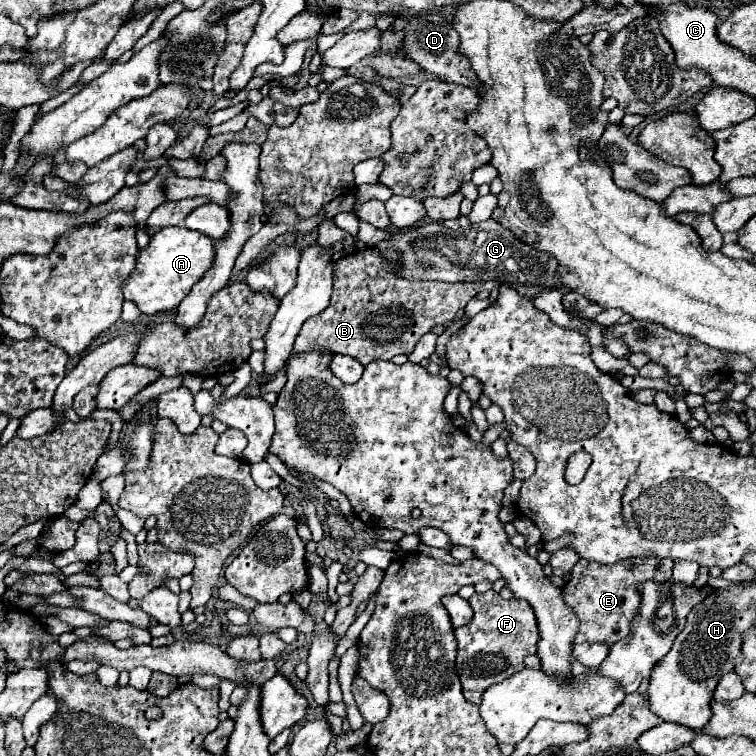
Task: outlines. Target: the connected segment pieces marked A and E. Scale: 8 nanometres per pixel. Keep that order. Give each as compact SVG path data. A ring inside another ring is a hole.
M166 226L156 232L148 248L138 254L136 268L132 270L132 276L122 288L124 298L136 302L144 314L176 310L180 300L212 268L214 256L216 240L208 240L208 236L204 236L202 232L192 232L190 228Z
M628 558L612 566L578 560L570 572L568 584L562 588L564 600L580 616L580 630L576 644L580 642L600 642L616 644L624 640L630 632L636 610L640 608L640 584L648 580L664 582L672 578L674 562L668 558Z

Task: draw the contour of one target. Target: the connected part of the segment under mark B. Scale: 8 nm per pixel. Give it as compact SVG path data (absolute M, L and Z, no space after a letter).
M362 248L334 262L334 290L324 312L308 318L296 338L294 350L328 350L346 354L360 364L392 360L396 354L412 354L418 340L438 324L452 324L462 314L468 300L480 290L501 286L494 280L478 282L410 282L400 278L376 248Z

